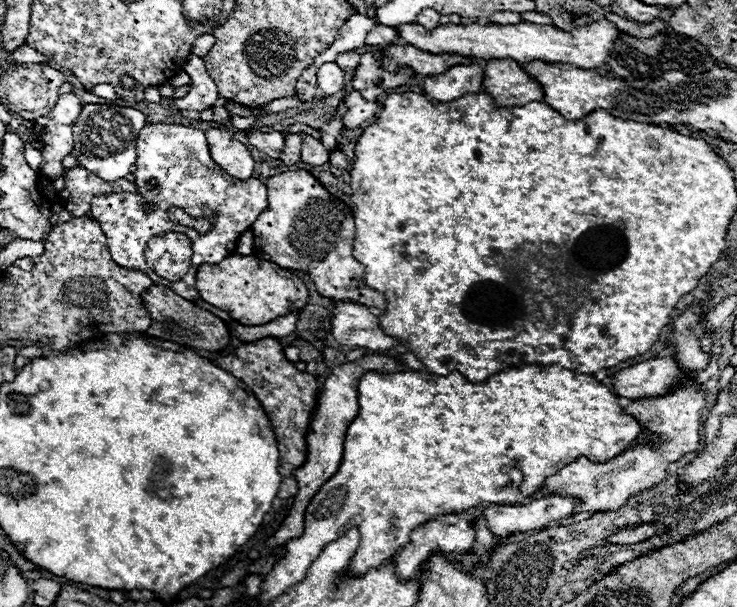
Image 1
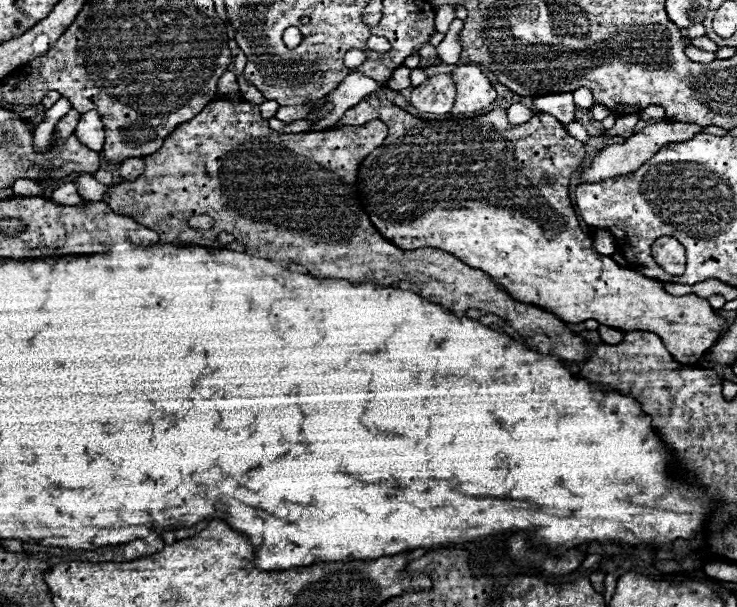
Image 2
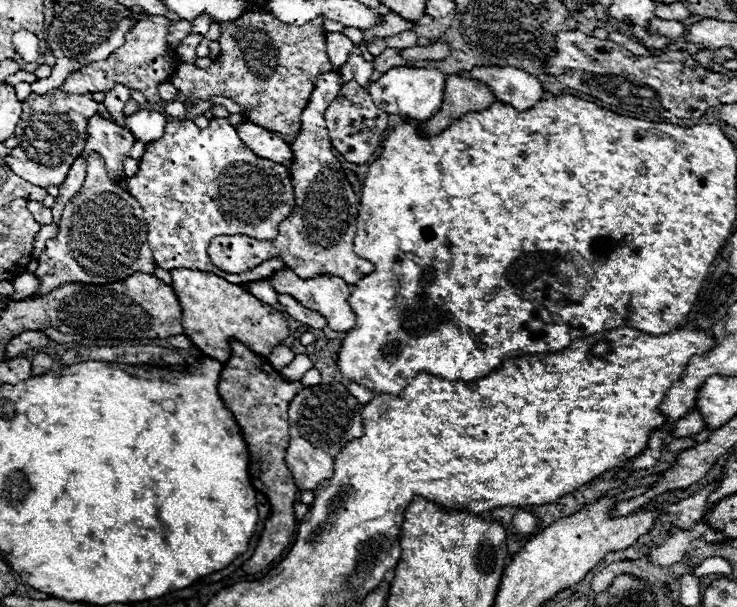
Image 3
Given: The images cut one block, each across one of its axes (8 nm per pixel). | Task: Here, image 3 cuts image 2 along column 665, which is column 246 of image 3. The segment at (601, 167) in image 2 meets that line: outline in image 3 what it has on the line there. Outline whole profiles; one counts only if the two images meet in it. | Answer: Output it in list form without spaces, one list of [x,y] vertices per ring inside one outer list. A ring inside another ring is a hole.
[[[242,122],[236,126],[236,132],[240,136],[240,140],[244,140],[244,144],[260,158],[266,160],[276,160],[276,164],[284,164],[288,160],[292,160],[292,150],[290,146],[276,134],[270,132],[262,126],[256,126],[252,122]]]

